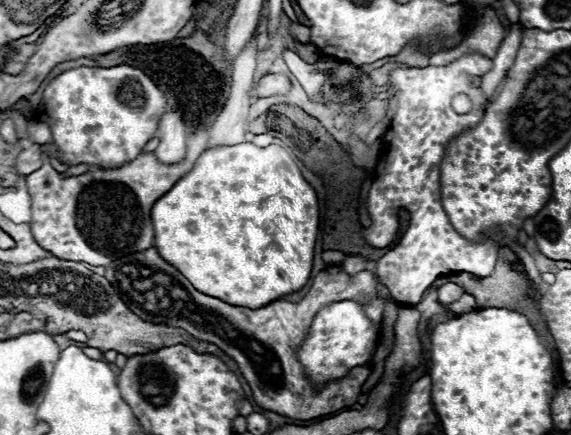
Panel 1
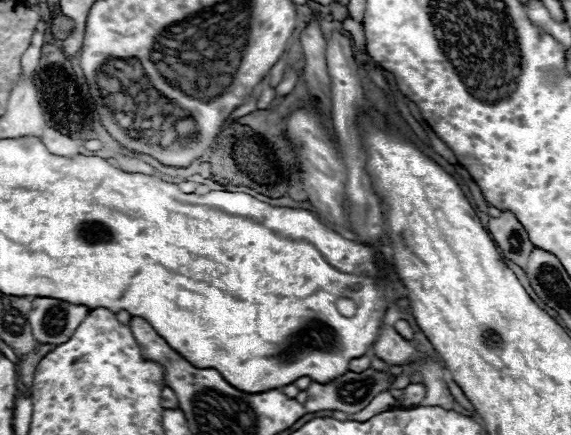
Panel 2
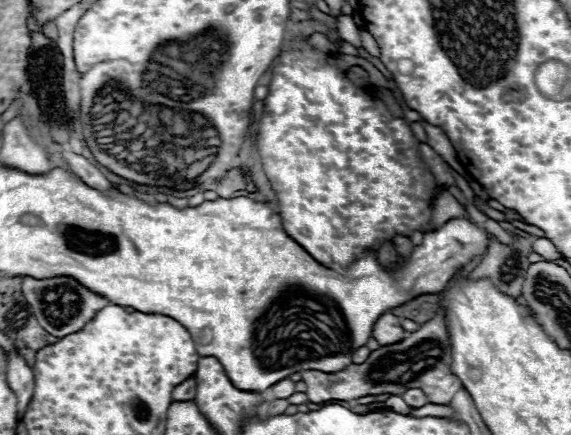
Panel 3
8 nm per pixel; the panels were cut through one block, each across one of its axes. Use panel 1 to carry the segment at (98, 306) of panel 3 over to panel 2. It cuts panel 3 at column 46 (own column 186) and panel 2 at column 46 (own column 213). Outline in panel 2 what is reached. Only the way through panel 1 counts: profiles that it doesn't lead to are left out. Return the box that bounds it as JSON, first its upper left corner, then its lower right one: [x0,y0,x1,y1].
[28,298,88,346]

